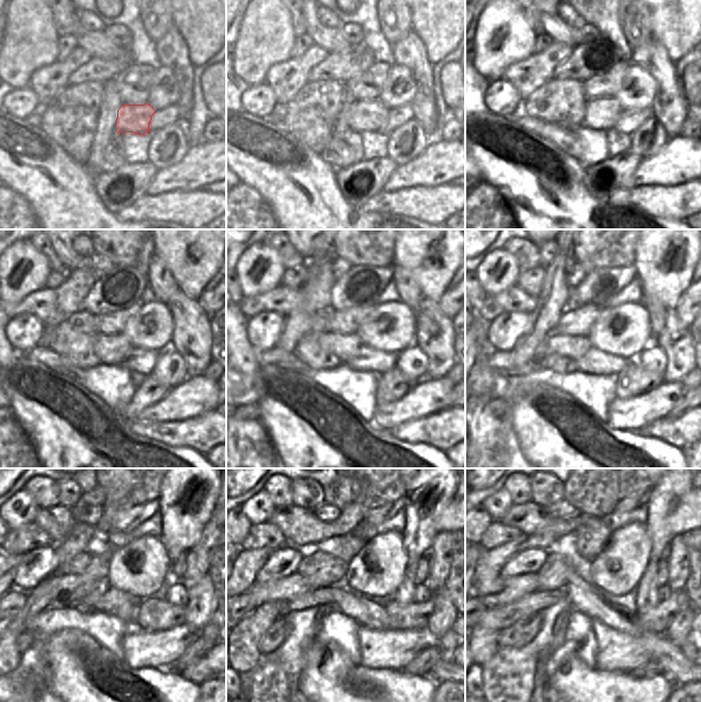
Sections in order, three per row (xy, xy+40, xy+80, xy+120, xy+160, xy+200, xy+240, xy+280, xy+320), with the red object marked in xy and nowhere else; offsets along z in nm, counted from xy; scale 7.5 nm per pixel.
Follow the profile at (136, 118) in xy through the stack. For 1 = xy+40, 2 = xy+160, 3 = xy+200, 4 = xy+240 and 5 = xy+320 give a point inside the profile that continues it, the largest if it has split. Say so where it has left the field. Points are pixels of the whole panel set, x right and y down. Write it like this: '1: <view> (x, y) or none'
1: xy+40 (365, 115)
2: xy+160 (345, 347)
3: xy+200 (575, 347)
4: xy+240 (58, 590)
5: xy+320 (500, 590)

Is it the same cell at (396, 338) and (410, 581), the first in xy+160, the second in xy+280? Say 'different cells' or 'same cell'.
different cells

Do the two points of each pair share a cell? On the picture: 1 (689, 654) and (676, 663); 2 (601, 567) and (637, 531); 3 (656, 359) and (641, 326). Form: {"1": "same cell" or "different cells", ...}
{"1": "different cells", "2": "same cell", "3": "different cells"}

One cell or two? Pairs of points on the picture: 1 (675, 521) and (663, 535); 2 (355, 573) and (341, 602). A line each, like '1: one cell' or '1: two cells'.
1: two cells
2: two cells

